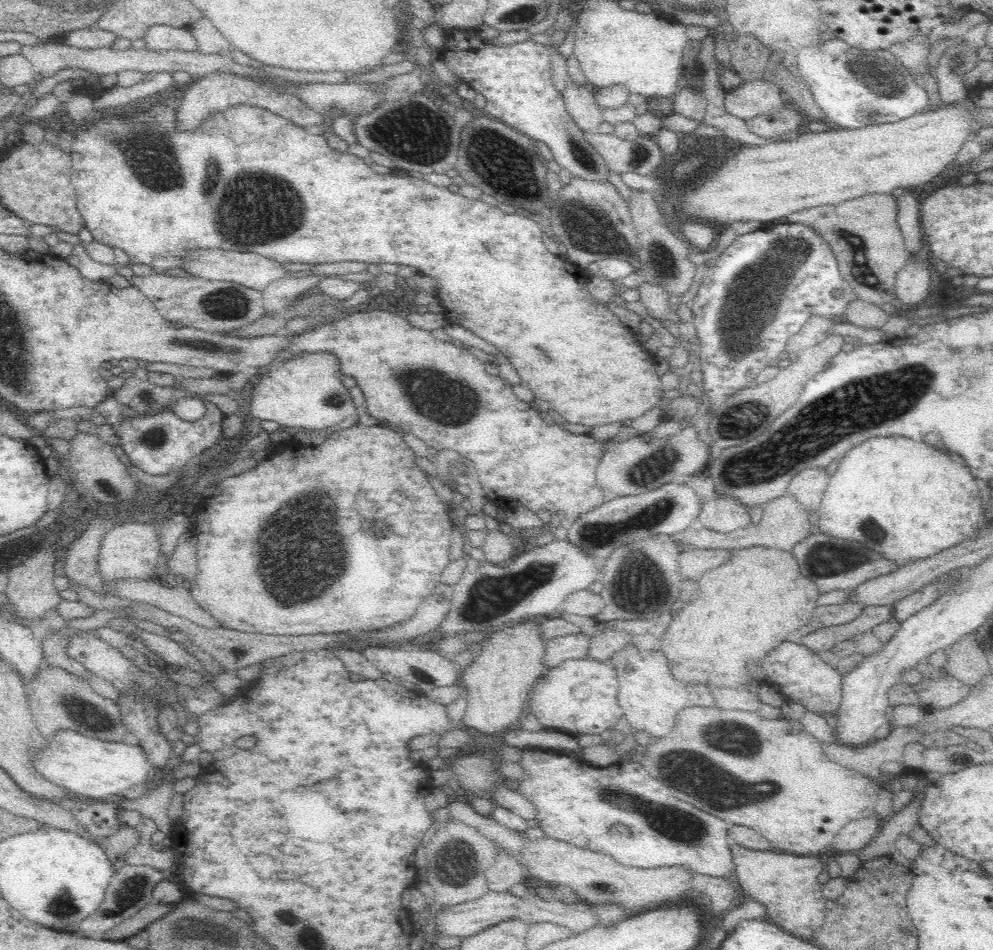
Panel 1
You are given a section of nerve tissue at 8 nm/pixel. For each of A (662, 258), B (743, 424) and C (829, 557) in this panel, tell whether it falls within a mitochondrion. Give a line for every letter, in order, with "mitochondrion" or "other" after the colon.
A: mitochondrion
B: mitochondrion
C: mitochondrion

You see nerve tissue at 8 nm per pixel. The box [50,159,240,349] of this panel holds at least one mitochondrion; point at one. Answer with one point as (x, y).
(222, 305)

